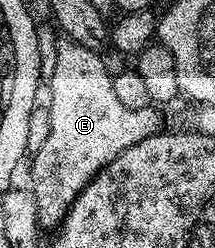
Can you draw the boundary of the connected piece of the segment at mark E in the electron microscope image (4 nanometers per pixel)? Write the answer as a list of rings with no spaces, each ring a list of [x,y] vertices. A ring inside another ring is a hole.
[[[70,40],[60,41],[57,52],[57,68],[49,79],[51,86],[51,102],[46,103],[49,112],[49,136],[45,144],[37,148],[30,155],[31,158],[31,182],[29,189],[36,198],[36,214],[40,227],[58,228],[63,224],[63,217],[69,212],[73,200],[84,188],[95,179],[100,172],[125,148],[133,148],[141,140],[160,133],[163,118],[158,114],[154,105],[145,108],[125,108],[117,95],[113,93],[113,74],[107,71],[103,63],[104,55],[98,50],[81,48],[81,44]]]

